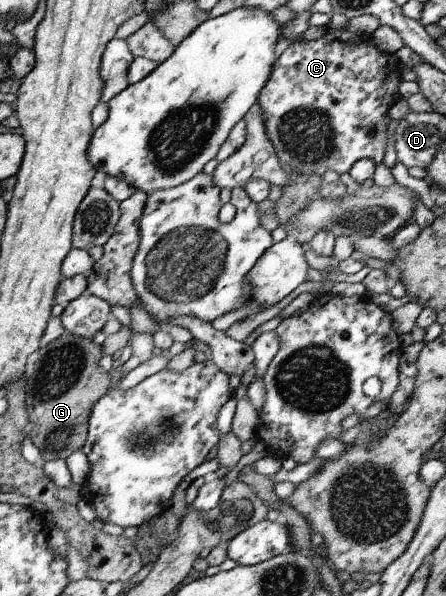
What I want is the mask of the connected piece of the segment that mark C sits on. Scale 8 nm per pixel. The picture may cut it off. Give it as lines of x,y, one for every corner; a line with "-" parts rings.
328,28
325,35
315,41
301,38
287,45
274,64
259,98
268,138
282,166
300,175
319,175
322,178
329,169
339,175
349,171
361,158
379,164
387,144
385,131
391,120
388,112
401,98
398,86
402,82
403,67
397,61
395,54
379,52
370,35
360,35
347,28

